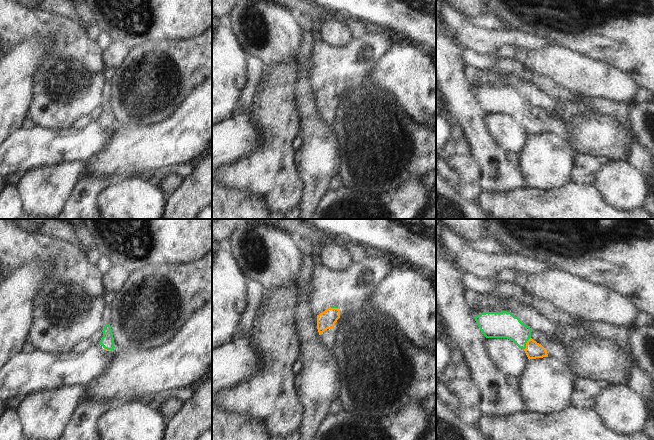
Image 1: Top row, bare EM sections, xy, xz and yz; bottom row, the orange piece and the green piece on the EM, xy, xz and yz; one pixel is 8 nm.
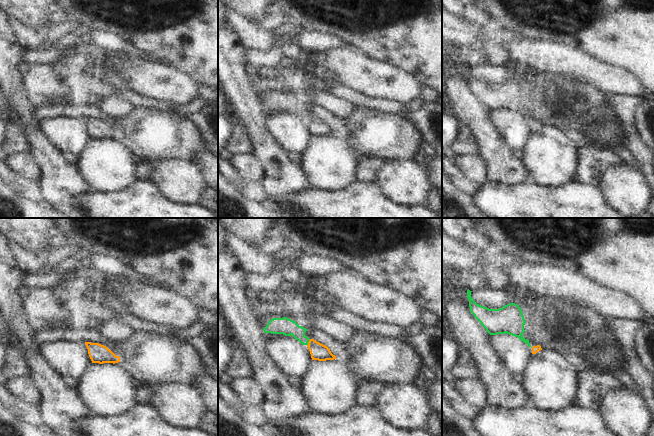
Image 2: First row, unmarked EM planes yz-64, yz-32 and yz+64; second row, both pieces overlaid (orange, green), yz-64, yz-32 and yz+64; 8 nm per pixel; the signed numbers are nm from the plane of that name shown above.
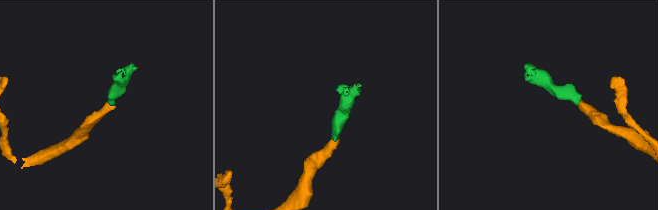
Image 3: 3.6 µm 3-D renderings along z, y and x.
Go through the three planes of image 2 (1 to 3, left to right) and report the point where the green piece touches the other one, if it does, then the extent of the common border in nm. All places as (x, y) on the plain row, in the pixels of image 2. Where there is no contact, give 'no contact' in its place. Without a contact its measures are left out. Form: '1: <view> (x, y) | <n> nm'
1: no contact
2: yz-32 (308, 118) | 60 nm
3: no contact

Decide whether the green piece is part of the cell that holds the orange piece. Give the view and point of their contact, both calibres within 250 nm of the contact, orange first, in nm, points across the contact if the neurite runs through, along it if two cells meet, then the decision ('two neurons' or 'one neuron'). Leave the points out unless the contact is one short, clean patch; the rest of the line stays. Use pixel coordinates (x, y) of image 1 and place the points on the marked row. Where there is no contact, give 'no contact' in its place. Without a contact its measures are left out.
meets orange in yz at (526, 343); 140 nm thick on the orange side, 220 nm on the other; runs through yz (533, 350), (526, 343), (509, 326), (504, 324); one neuron

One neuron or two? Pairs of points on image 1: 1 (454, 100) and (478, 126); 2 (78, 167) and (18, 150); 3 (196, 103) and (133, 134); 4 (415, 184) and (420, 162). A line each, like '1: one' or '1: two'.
1: one
2: two
3: one
4: two

